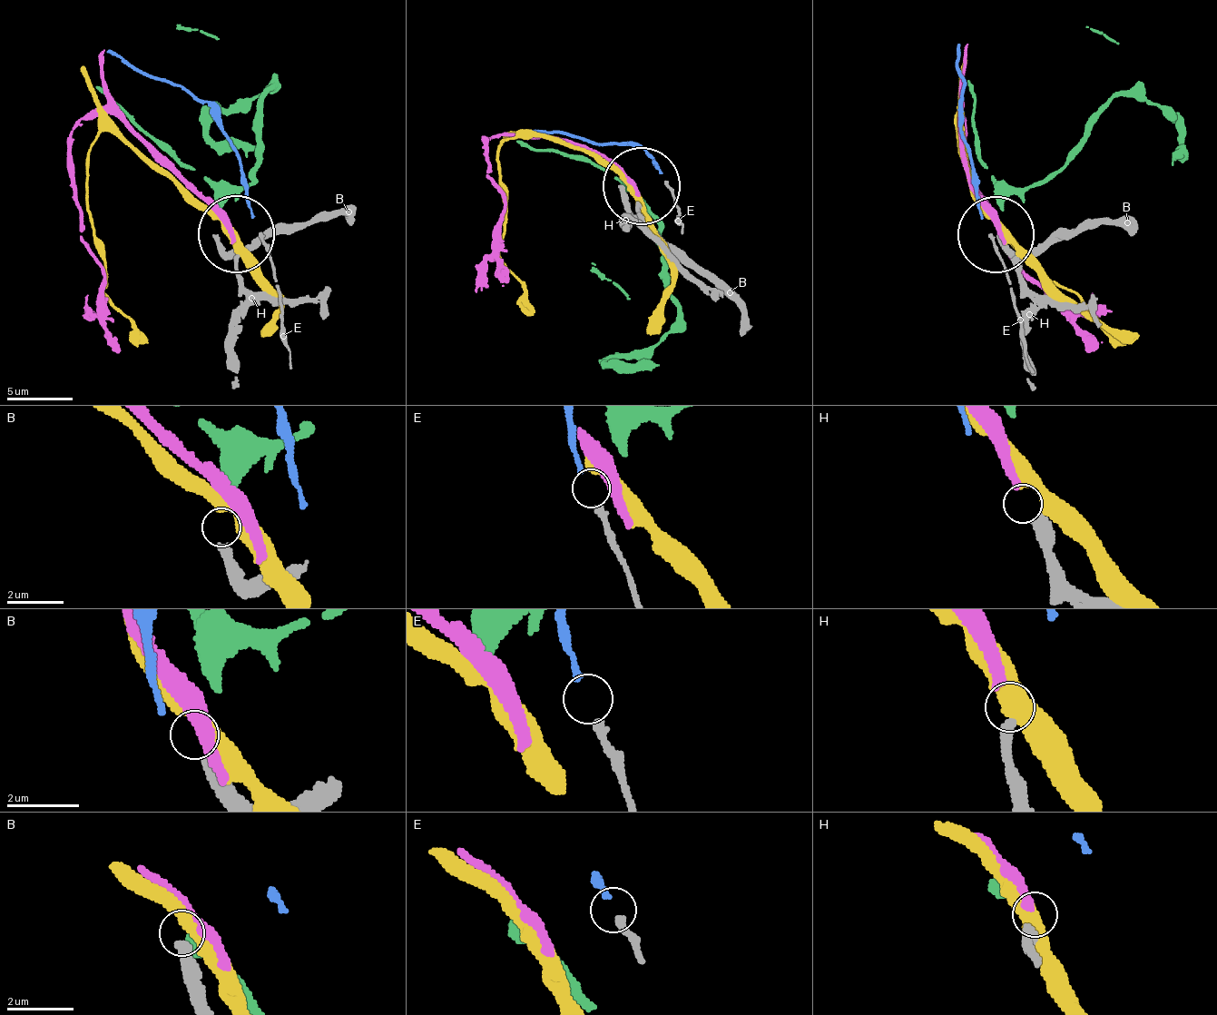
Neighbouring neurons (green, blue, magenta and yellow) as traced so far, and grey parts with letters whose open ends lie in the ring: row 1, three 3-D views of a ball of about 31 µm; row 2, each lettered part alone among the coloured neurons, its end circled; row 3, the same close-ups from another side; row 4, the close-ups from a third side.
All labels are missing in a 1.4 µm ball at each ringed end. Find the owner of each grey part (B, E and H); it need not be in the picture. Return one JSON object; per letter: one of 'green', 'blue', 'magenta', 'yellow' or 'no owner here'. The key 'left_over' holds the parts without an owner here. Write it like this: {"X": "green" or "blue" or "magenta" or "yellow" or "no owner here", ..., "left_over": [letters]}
{"B": "no owner here", "E": "blue", "H": "magenta", "left_over": ["B"]}

